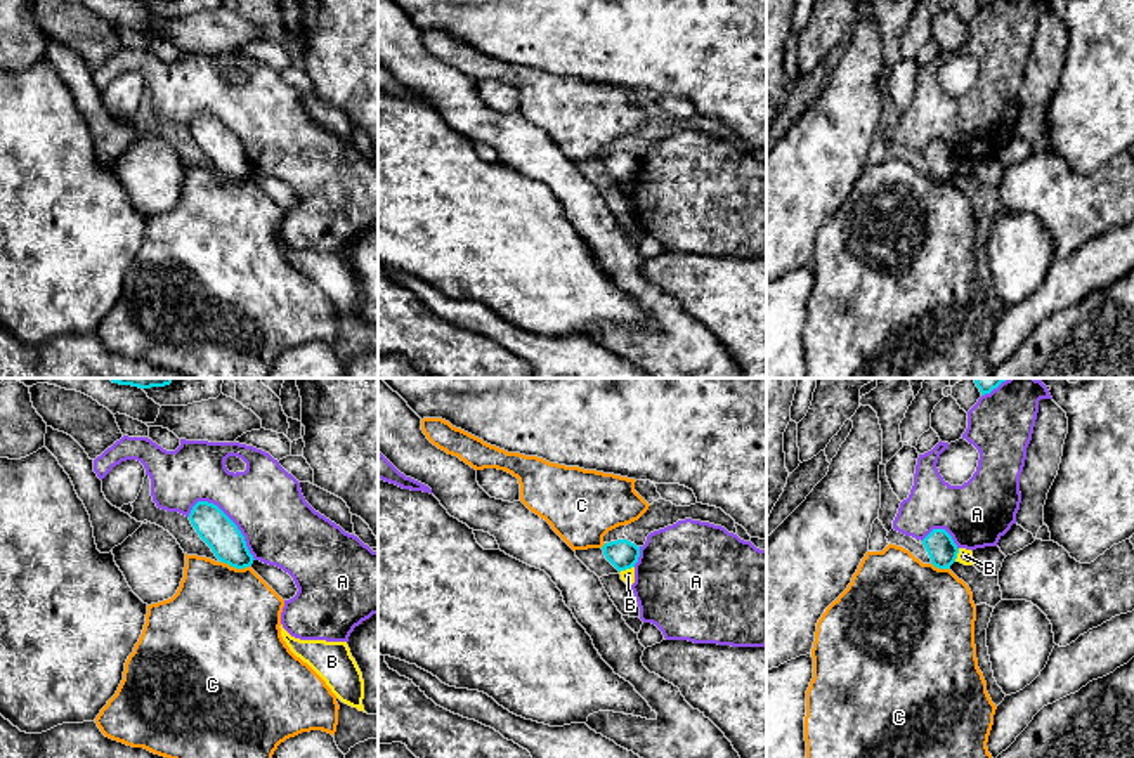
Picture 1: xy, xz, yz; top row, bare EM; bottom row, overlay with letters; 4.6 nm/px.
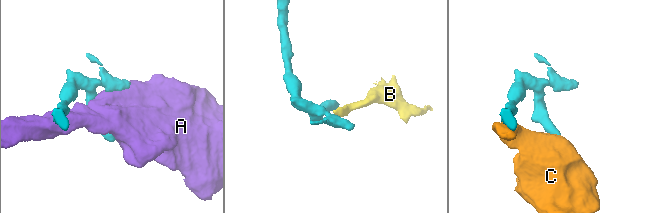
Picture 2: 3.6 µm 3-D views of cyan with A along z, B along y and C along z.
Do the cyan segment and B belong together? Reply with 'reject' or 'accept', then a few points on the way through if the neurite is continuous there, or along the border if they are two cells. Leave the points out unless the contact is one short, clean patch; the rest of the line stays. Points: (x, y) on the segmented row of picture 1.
reject | along xz (633, 566), (619, 573)

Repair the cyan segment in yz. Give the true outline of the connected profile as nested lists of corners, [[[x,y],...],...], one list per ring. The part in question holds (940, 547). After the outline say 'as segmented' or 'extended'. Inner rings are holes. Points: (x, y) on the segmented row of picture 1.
[[[933,529],[922,539],[922,545],[931,559],[931,564],[938,569],[950,569],[959,553],[957,545],[945,529]]]; as segmented

